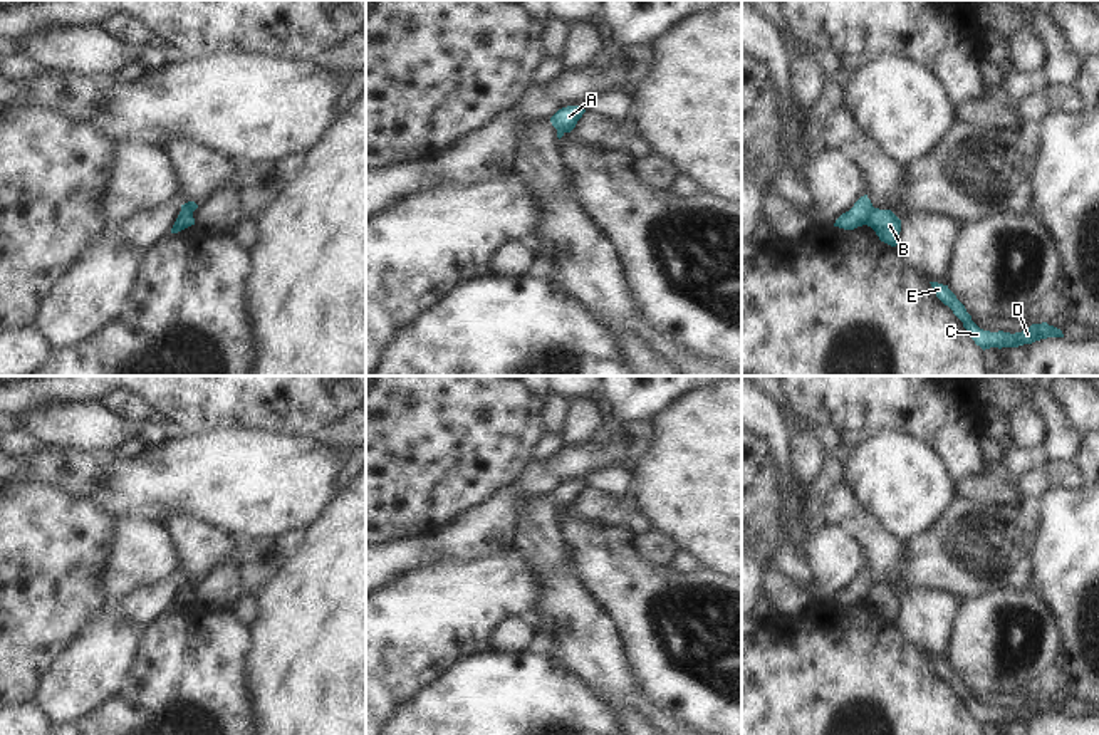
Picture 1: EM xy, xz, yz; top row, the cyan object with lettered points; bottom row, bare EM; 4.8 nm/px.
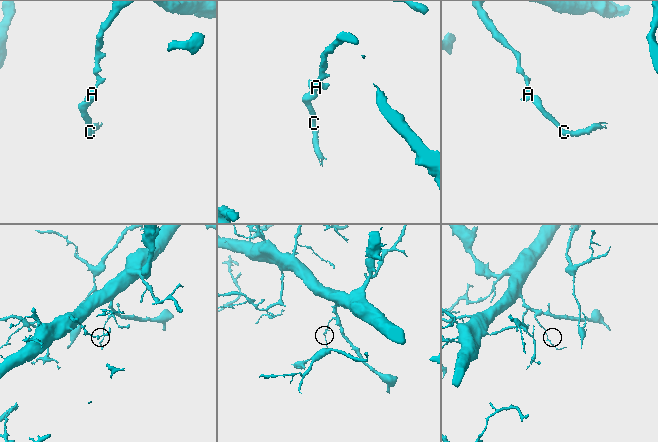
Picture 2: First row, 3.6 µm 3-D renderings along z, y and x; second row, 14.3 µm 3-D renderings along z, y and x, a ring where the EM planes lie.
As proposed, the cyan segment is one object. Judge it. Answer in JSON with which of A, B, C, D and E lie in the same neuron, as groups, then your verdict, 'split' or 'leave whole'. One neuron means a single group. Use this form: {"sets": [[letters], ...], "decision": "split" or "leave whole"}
{"sets": [["A"], ["B", "C", "D", "E"]], "decision": "split"}

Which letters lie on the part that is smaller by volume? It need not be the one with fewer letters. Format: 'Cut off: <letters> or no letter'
Cut off: B, C, D, E.

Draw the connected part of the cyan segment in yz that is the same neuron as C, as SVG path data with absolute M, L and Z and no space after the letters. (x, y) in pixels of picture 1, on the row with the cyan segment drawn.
M930 282L930 284L936 297L953 310L953 314L963 322L963 327L966 329L970 337L983 351L990 347L998 347L998 349L1018 347L1047 337L1064 337L1060 329L1049 326L1047 322L1032 324L1025 331L1015 334L1003 331L998 332L983 331L971 321L971 315L966 312L965 305L956 299L956 295L948 289L948 285L938 282Z

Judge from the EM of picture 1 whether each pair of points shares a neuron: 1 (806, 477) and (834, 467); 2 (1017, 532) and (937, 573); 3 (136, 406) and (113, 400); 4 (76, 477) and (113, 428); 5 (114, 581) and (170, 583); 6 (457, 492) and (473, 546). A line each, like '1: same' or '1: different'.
1: different
2: same
3: same
4: different
5: different
6: different

